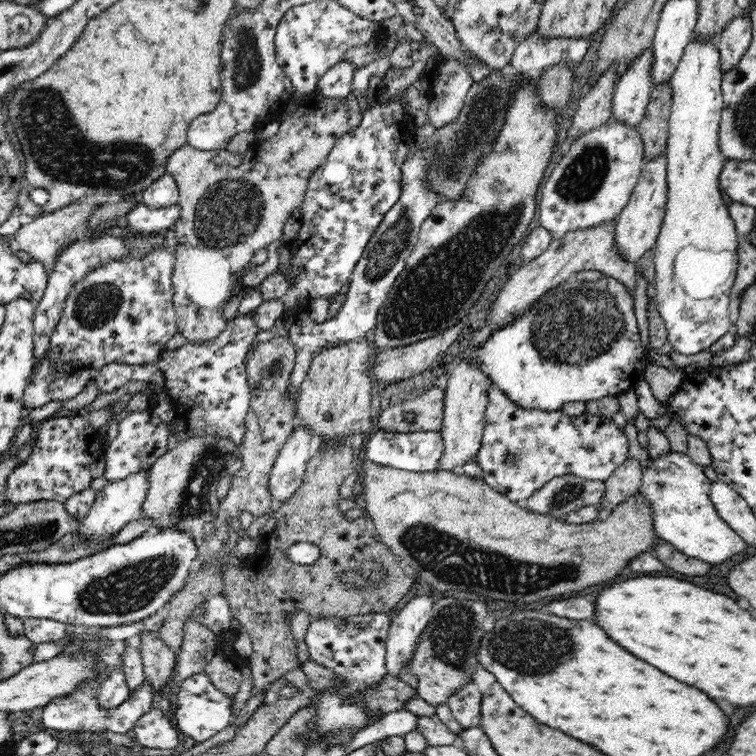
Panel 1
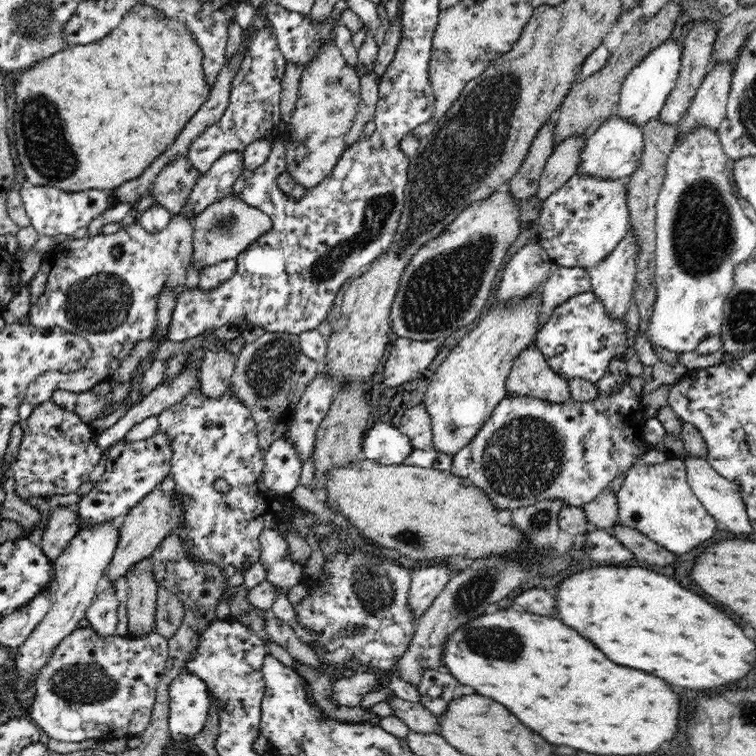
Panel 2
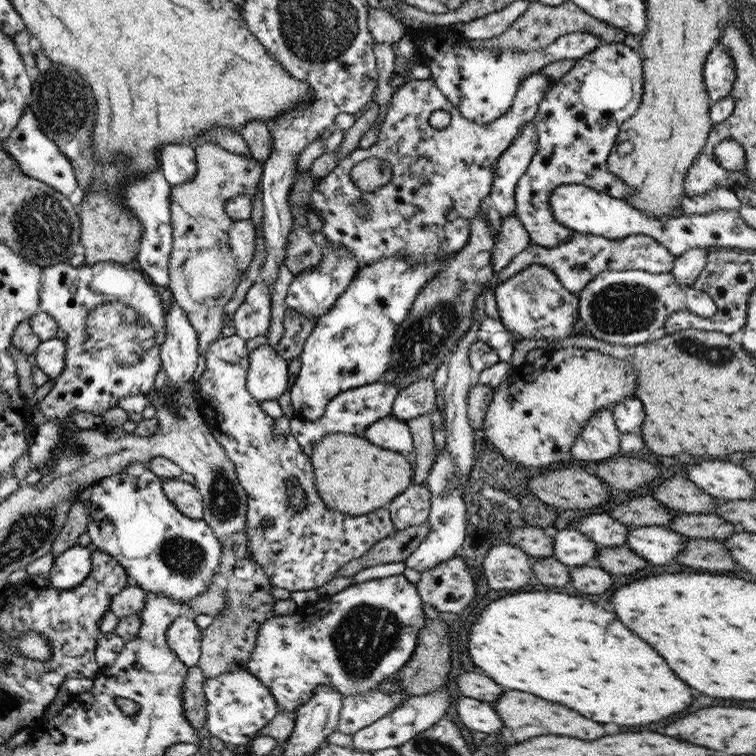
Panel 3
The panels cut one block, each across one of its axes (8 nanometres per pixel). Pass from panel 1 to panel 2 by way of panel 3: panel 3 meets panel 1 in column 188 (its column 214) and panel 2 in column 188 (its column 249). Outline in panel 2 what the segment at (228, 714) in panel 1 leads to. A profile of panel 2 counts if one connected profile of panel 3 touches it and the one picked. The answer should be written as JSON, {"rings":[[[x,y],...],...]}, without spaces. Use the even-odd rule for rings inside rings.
{"rings":[[[179,674],[169,686],[169,731],[172,738],[187,742],[201,731],[211,709],[206,685],[193,674]]]}

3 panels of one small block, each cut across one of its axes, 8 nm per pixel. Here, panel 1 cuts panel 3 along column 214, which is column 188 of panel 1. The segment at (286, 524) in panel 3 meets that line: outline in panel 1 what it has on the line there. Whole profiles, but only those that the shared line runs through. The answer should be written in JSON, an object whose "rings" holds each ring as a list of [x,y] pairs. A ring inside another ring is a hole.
{"rings":[[[251,312],[246,313],[246,316],[237,315],[227,322],[225,330],[212,341],[187,341],[173,350],[166,348],[154,362],[146,362],[146,364],[107,364],[96,374],[94,382],[100,394],[112,392],[128,380],[144,382],[151,398],[151,413],[164,423],[168,423],[170,434],[175,435],[178,443],[190,437],[222,437],[240,447],[244,440],[245,418],[251,402],[251,387],[247,379],[245,362],[258,333],[259,329],[254,323]]]}

